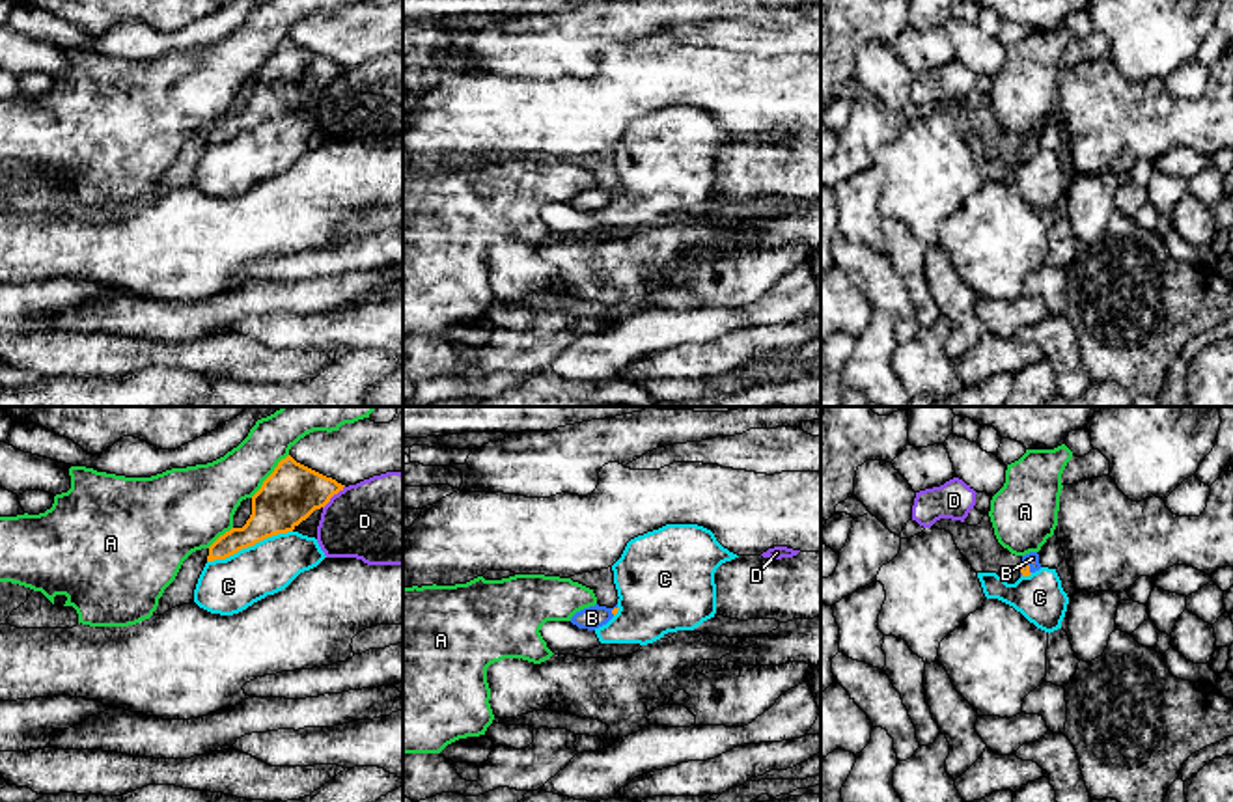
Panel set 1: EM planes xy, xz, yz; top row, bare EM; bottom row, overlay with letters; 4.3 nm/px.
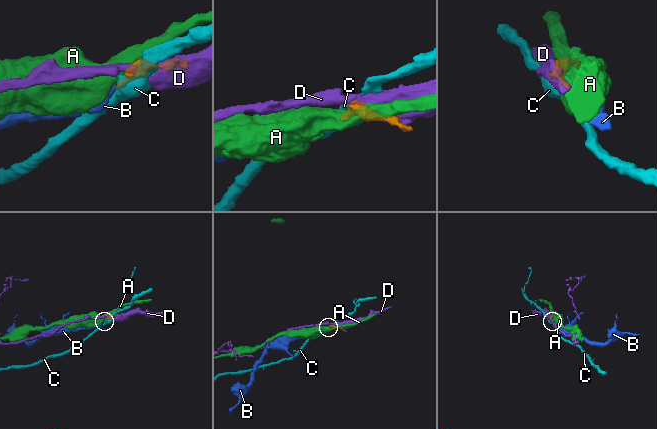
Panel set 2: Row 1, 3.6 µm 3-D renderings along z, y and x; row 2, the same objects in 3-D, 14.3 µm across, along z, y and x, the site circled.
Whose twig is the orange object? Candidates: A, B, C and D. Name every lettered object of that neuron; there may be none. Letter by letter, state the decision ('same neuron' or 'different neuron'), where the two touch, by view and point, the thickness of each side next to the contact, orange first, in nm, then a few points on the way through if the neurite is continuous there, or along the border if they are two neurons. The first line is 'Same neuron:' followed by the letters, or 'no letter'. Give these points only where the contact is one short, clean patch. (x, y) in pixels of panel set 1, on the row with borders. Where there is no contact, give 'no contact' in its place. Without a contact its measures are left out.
Same neuron: B
A: different neuron | xy (269, 476) | 240/240 nm
B: same neuron | yz (1028, 567) | 50/60 nm | across yz (1025, 567), (1028, 567), (1032, 558)
C: different neuron | xy (249, 545) | 240/240 nm
D: different neuron | xy (332, 495) | 240/380 nm

